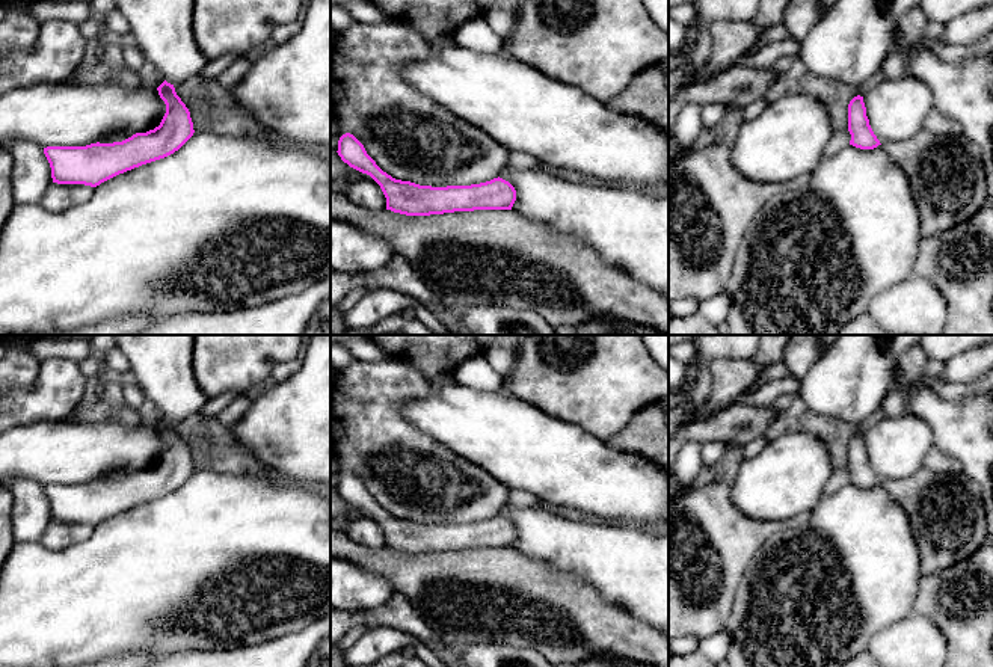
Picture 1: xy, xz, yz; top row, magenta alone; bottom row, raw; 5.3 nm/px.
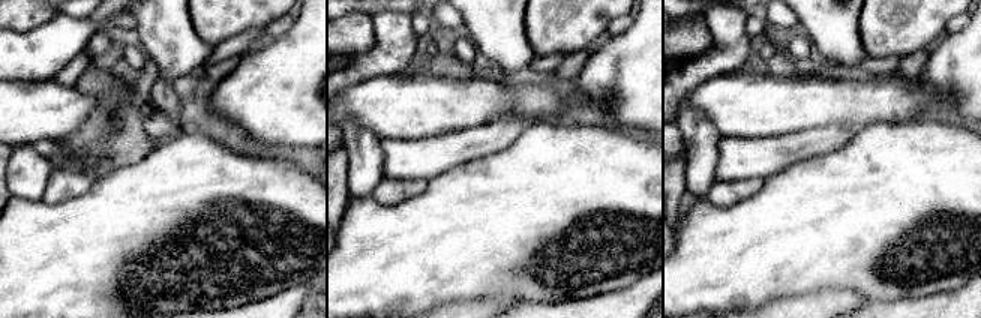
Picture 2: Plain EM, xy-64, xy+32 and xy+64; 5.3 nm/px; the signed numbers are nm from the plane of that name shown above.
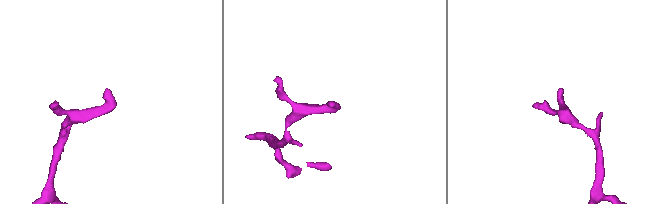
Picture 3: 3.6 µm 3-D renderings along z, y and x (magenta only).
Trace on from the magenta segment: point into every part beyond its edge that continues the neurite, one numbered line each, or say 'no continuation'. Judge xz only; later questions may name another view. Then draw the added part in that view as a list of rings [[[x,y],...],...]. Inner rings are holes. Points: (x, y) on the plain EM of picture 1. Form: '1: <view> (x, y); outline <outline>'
no continuation

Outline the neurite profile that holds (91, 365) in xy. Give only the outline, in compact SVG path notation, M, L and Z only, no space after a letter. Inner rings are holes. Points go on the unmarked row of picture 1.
M89 356L80 364L80 370L86 377L100 376L103 371L103 361L100 358Z

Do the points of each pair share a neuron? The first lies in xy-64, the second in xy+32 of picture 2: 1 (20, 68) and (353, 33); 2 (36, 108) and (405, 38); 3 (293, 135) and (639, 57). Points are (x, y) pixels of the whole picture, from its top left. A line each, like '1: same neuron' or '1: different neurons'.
1: different neurons
2: different neurons
3: same neuron

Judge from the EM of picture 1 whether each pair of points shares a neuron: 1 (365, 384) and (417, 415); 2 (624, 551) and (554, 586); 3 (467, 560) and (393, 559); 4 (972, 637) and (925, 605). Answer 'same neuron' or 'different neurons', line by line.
1: different neurons
2: different neurons
3: same neuron
4: same neuron

